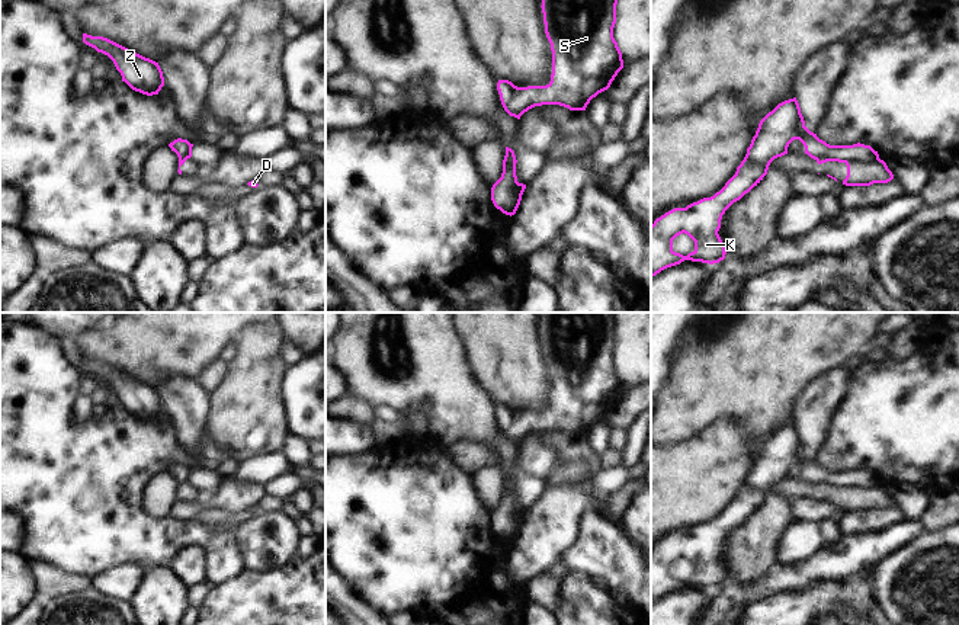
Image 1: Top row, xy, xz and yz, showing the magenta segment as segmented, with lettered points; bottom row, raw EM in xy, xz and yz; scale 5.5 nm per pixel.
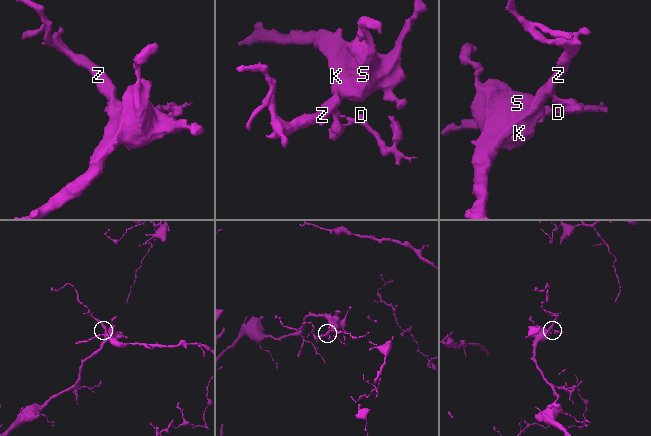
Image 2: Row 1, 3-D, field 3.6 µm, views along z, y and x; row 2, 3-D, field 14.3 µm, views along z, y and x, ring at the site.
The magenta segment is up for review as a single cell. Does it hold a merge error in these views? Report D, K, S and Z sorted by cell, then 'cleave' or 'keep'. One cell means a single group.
groups D / K S Z; cleave

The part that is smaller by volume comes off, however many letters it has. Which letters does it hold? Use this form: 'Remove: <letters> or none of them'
Remove: D

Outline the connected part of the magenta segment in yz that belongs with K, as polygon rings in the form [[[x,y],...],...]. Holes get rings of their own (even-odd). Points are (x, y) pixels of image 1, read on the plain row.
[[[796,423],[779,429],[758,449],[747,480],[735,500],[711,523],[703,523],[686,533],[674,533],[651,551],[651,603],[661,596],[680,590],[684,586],[719,589],[725,584],[725,570],[718,557],[725,536],[767,500],[770,488],[788,480],[788,472],[799,465],[805,480],[818,485],[825,483],[844,488],[854,485],[872,488],[879,484],[870,471],[830,471],[805,452]],[[687,560],[695,567],[695,576],[687,581],[673,576],[673,565]]]

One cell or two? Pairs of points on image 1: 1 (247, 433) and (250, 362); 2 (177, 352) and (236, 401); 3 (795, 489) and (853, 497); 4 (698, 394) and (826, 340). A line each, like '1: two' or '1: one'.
1: one
2: two
3: one
4: one

